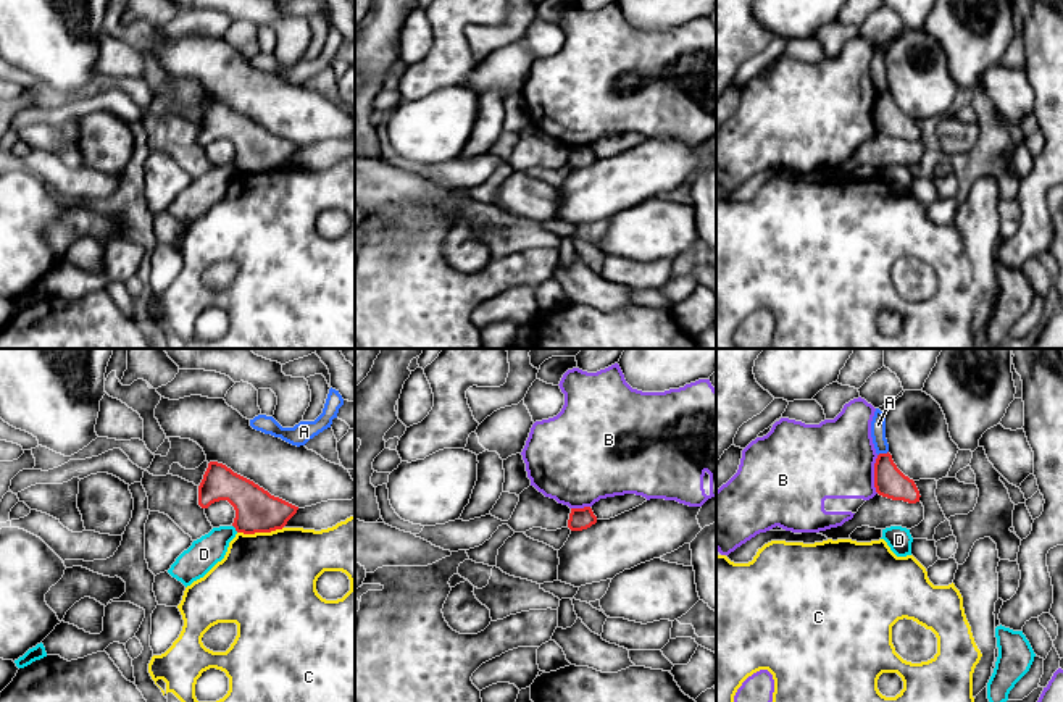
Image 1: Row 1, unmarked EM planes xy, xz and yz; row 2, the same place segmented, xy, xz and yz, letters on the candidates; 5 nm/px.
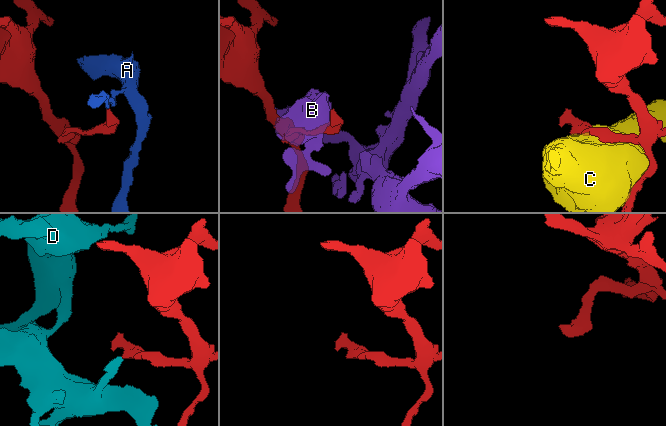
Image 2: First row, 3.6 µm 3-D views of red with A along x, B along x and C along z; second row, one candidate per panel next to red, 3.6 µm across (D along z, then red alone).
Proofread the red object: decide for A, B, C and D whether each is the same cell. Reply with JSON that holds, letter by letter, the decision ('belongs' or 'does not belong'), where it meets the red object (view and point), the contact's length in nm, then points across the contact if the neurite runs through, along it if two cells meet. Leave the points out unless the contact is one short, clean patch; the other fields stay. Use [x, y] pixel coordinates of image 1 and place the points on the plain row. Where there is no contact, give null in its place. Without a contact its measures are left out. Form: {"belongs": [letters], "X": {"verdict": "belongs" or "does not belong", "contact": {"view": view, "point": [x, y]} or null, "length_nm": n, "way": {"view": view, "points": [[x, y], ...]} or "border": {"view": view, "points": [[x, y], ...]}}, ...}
{"belongs": [], "A": {"verdict": "does not belong", "contact": {"view": "yz", "point": [883, 92]}, "length_nm": 60}, "B": {"verdict": "does not belong", "contact": {"view": "yz", "point": [875, 113]}, "length_nm": 190}, "C": {"verdict": "does not belong", "contact": {"view": "xy", "point": [260, 170]}, "length_nm": 240}, "D": {"verdict": "does not belong", "contact": {"view": "xy", "point": [234, 165]}, "length_nm": 50, "border": {"view": "xy", "points": [[233, 163], [237, 170]]}}}

